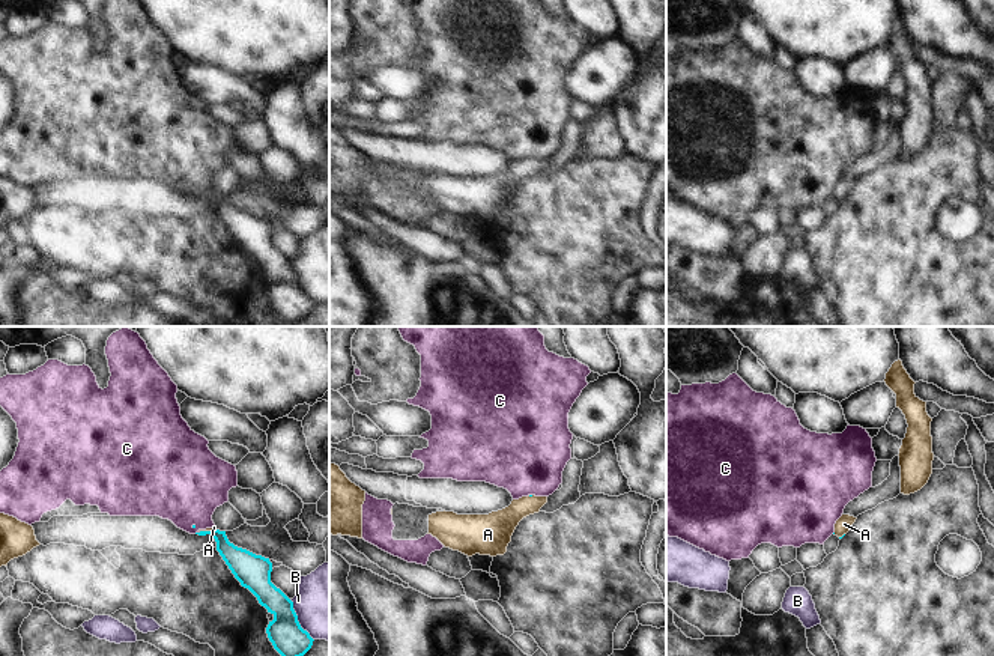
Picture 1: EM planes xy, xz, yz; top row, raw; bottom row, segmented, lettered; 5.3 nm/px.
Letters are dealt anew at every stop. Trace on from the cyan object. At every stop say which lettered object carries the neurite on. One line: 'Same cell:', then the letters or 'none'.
Same cell: A.

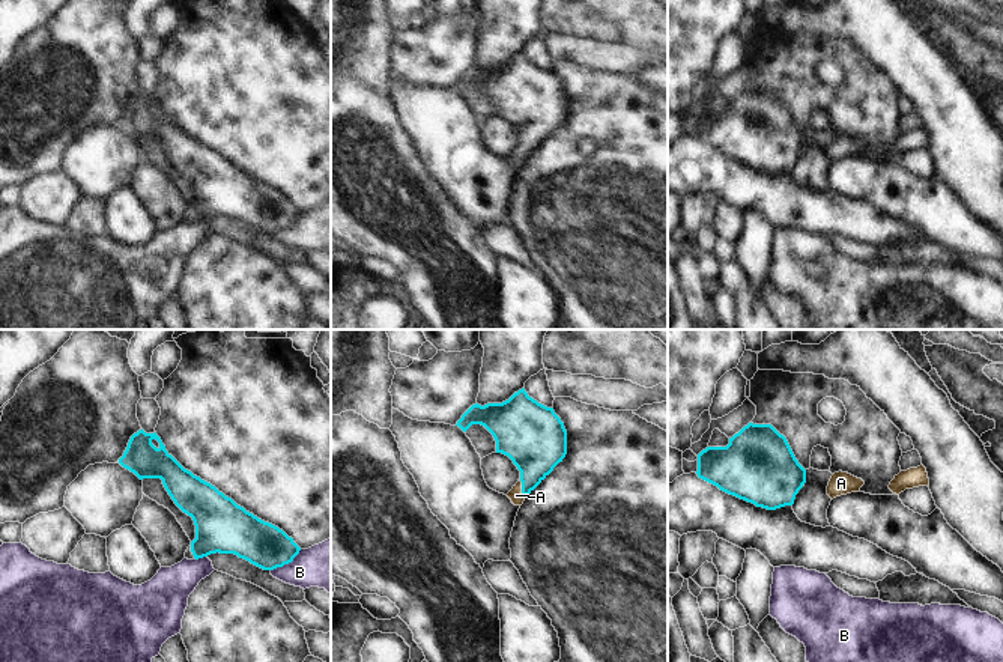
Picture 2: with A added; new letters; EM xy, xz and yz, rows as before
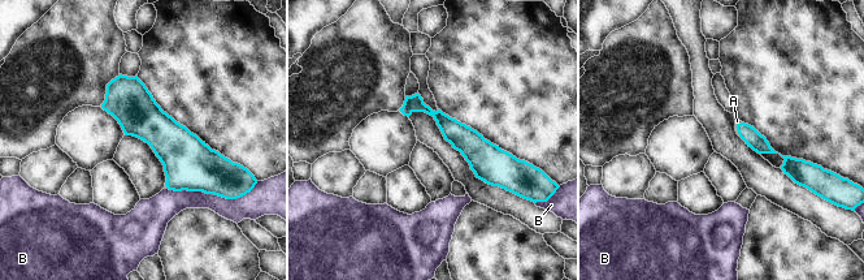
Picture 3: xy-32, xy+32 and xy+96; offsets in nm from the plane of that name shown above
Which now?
Same cell: A.

